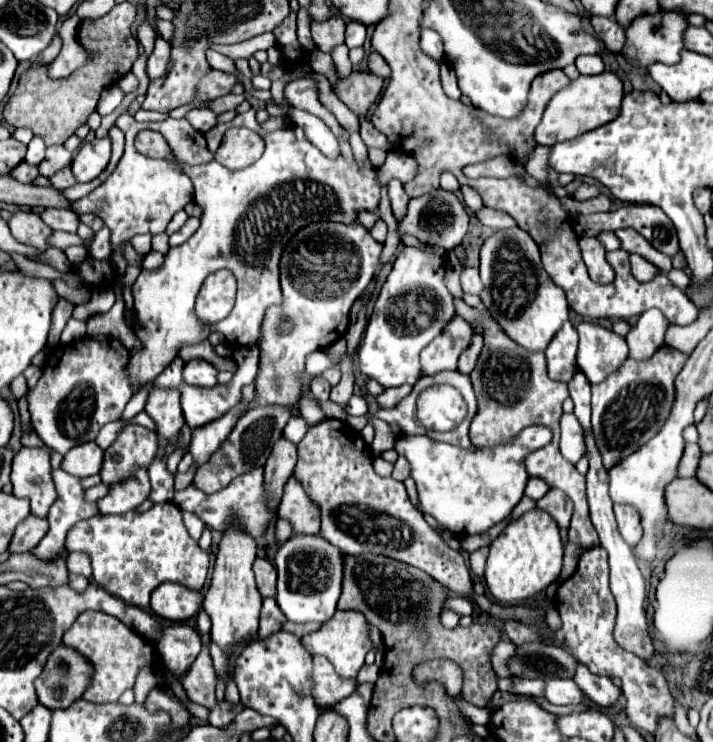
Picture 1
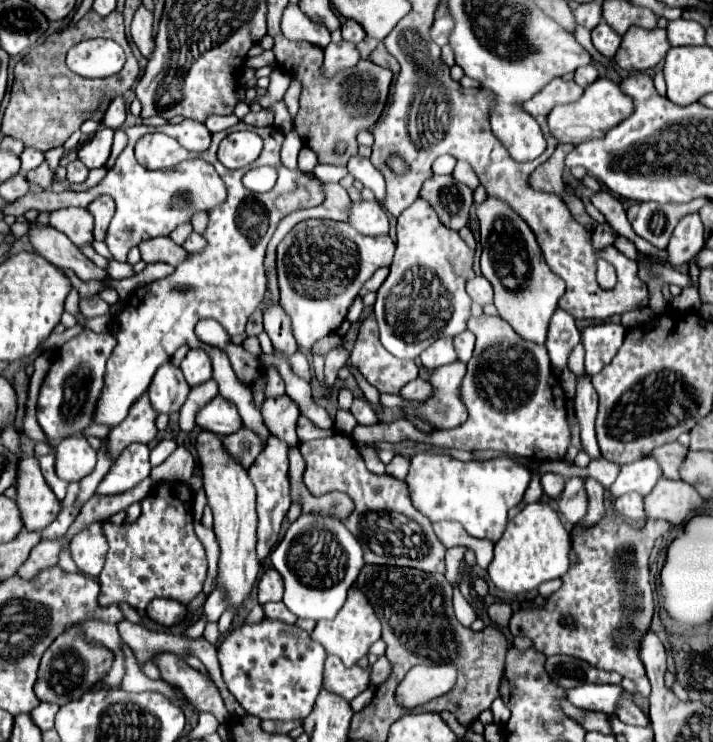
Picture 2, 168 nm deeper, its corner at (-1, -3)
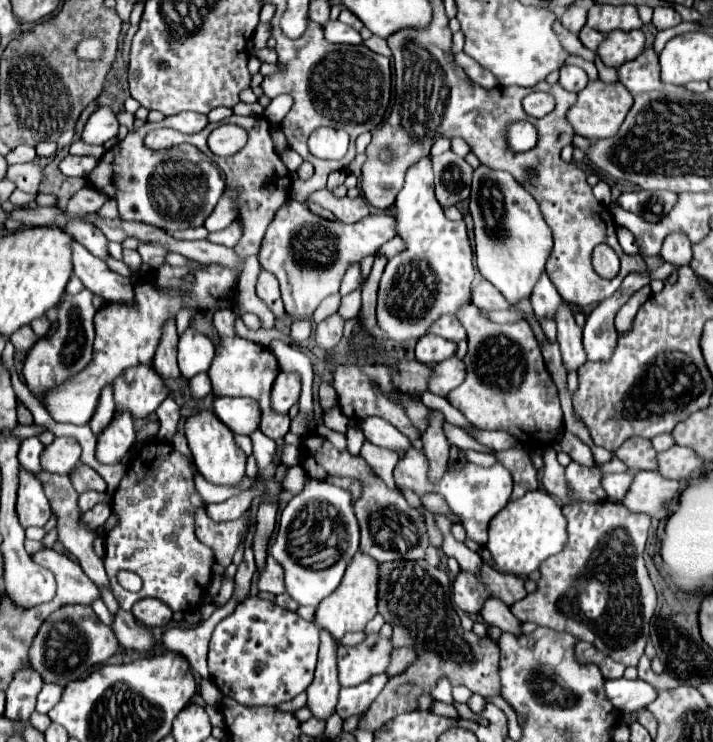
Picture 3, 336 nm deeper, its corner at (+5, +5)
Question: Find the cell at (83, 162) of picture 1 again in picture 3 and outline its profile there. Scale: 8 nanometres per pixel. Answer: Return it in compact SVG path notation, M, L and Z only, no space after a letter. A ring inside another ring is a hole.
M97 108L87 120L81 140L91 146L103 146L109 138L117 136L117 130L119 130L119 122L111 112L111 108Z

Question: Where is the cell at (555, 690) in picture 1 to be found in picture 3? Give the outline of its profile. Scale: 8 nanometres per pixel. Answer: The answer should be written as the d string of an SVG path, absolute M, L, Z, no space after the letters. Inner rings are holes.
M605 680L607 700L621 712L635 712L655 700L655 688L643 680Z

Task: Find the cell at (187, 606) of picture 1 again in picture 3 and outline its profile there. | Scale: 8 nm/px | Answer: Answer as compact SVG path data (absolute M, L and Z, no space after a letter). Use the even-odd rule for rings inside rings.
M143 598L139 600L135 606L133 606L133 616L143 622L145 626L149 628L155 628L155 626L167 626L173 618L173 612L171 608L165 604L165 602L159 602L157 598Z

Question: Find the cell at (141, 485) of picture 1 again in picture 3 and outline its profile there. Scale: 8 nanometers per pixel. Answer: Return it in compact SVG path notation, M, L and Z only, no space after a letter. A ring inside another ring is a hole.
M125 412L117 416L97 438L97 460L103 464L119 464L135 446L133 418Z

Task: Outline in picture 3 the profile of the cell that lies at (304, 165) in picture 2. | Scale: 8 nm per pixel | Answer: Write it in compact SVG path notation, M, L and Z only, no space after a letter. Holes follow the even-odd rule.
M295 150L283 152L283 154L281 154L281 160L283 160L283 164L285 164L291 172L295 172L295 170L301 166L301 162L303 162L303 158L301 158L299 154L295 154Z

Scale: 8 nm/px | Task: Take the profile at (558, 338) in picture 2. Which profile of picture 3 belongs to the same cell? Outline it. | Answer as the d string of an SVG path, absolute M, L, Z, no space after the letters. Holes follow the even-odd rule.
M547 274L541 276L541 280L537 282L533 294L531 294L531 306L535 312L535 318L541 322L543 318L547 320L555 320L559 306L563 304L563 298L559 296L559 292L555 290L555 286L551 284L551 280L547 278Z

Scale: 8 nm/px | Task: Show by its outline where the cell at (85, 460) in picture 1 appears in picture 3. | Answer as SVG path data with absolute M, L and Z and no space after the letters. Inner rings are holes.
M61 436L55 438L41 454L41 466L47 472L55 472L55 474L69 474L71 470L75 470L75 466L79 464L81 458L81 446L77 440Z

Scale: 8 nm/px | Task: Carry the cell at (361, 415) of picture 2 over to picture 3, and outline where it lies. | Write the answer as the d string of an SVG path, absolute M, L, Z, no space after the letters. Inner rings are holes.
M367 416L359 422L365 438L381 448L389 448L389 450L399 450L403 448L405 452L411 448L409 438L405 438L393 424L389 424L387 420L379 418L379 416Z

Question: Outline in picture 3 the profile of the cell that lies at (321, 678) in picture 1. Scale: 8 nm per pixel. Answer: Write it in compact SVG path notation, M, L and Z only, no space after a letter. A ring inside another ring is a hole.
M369 634L365 638L365 642L361 642L359 646L337 646L337 664L339 664L339 682L341 686L357 686L361 682L367 682L371 676L375 674L383 674L387 664L389 664L389 654L391 654L393 646L389 642L389 638L381 638L379 634Z

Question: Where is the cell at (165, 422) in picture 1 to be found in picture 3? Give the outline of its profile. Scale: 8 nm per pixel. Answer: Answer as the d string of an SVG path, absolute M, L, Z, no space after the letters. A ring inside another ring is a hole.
M169 320L163 328L161 342L159 342L155 358L151 362L151 366L163 380L175 380L181 376L181 372L177 368L177 340L179 340L179 336L175 330L175 322Z

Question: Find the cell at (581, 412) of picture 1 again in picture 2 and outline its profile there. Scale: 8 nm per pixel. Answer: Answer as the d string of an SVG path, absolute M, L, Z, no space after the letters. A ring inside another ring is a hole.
M577 344L577 346L573 348L571 358L569 358L569 368L571 368L577 376L585 374L585 368L583 368L583 356L585 356L585 350L579 348L579 344Z

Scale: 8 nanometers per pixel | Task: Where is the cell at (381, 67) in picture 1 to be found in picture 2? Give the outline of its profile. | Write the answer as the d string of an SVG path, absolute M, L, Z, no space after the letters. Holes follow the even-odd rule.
M379 42L379 46L371 52L371 60L373 60L375 64L379 64L379 66L385 66L385 68L393 70L393 74L399 72L399 62L385 50L385 44L383 44L383 42Z

